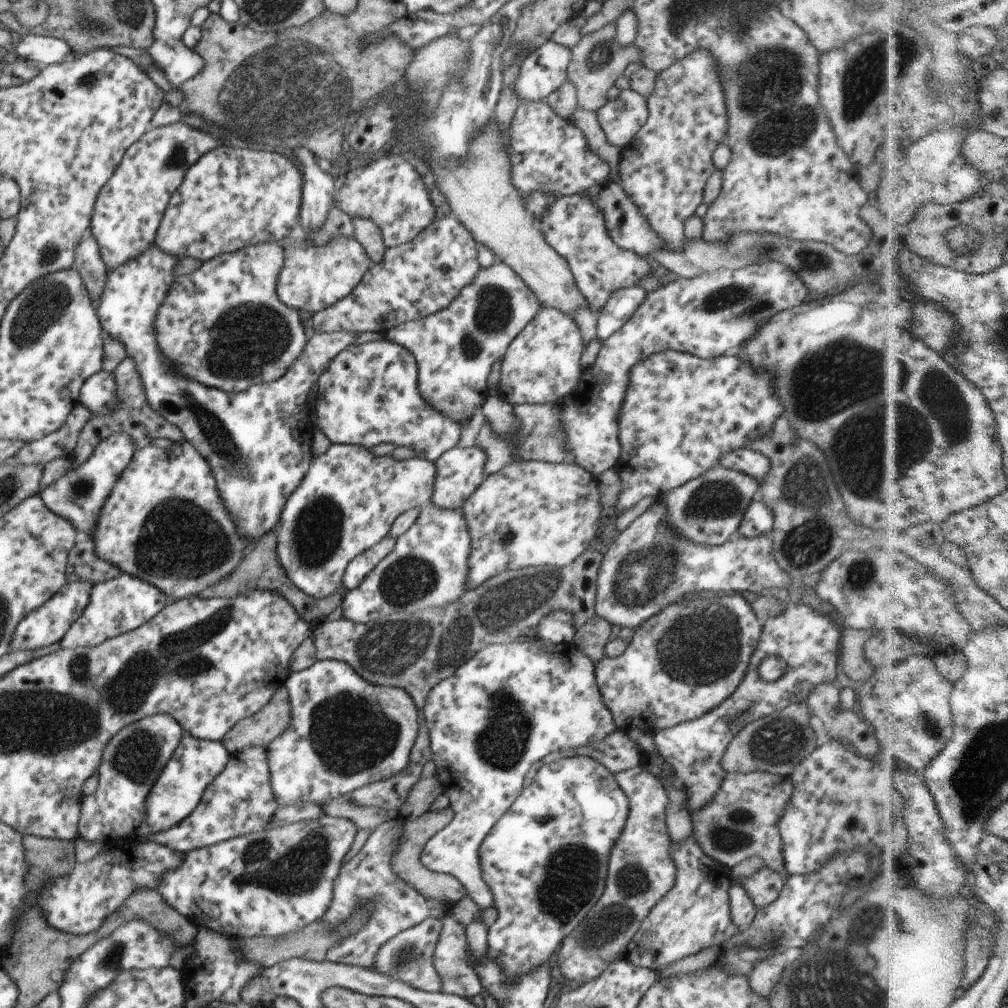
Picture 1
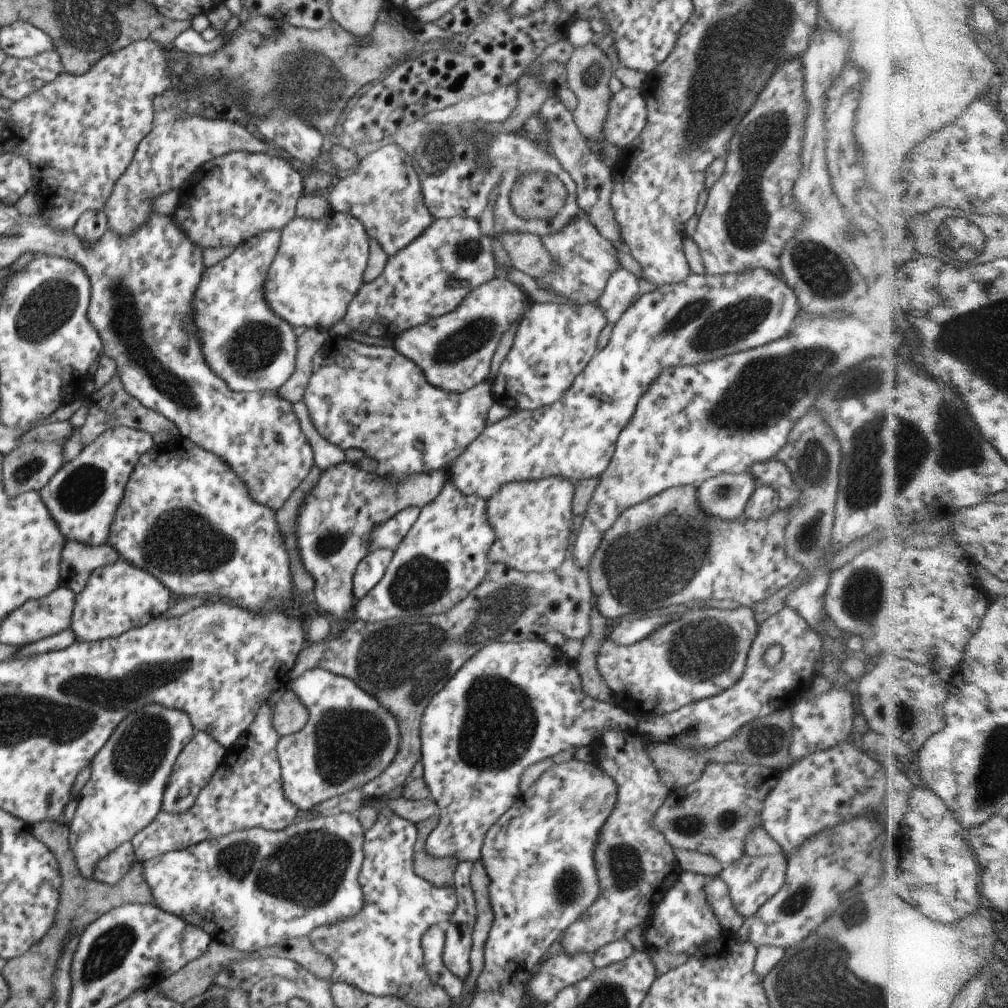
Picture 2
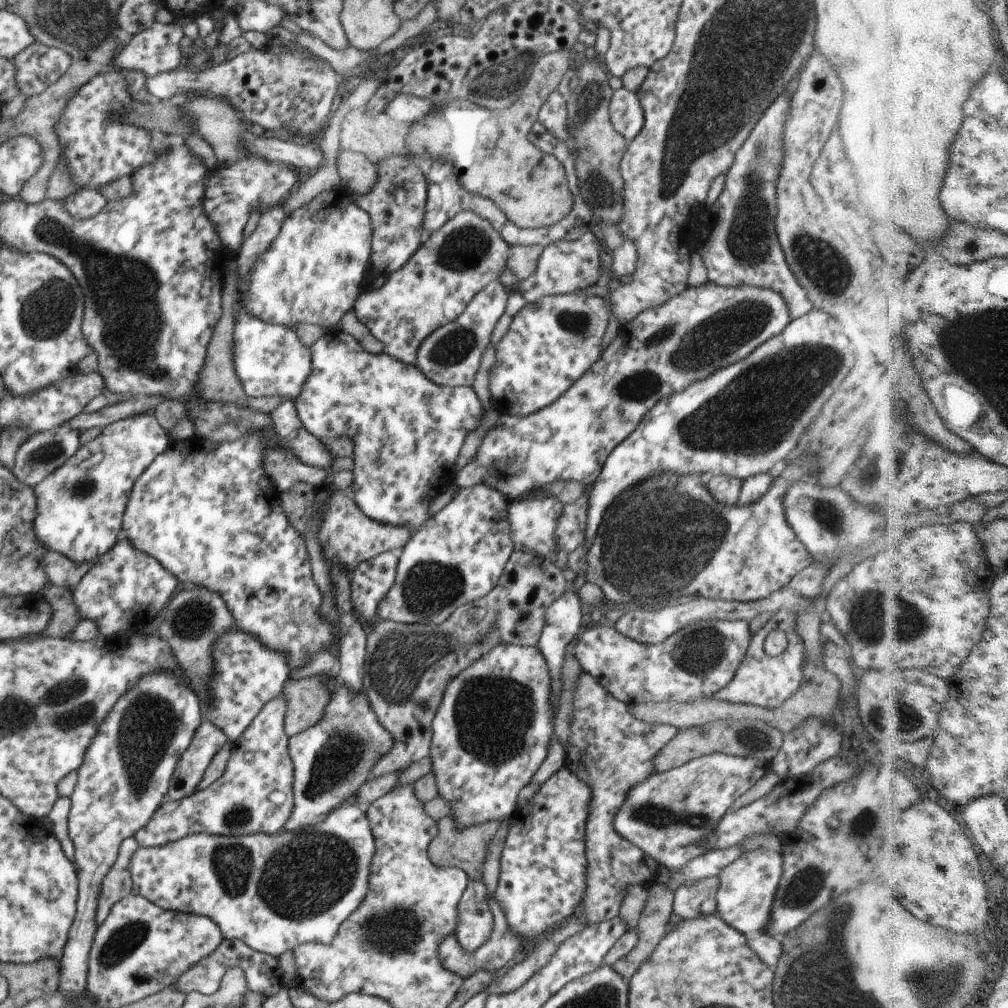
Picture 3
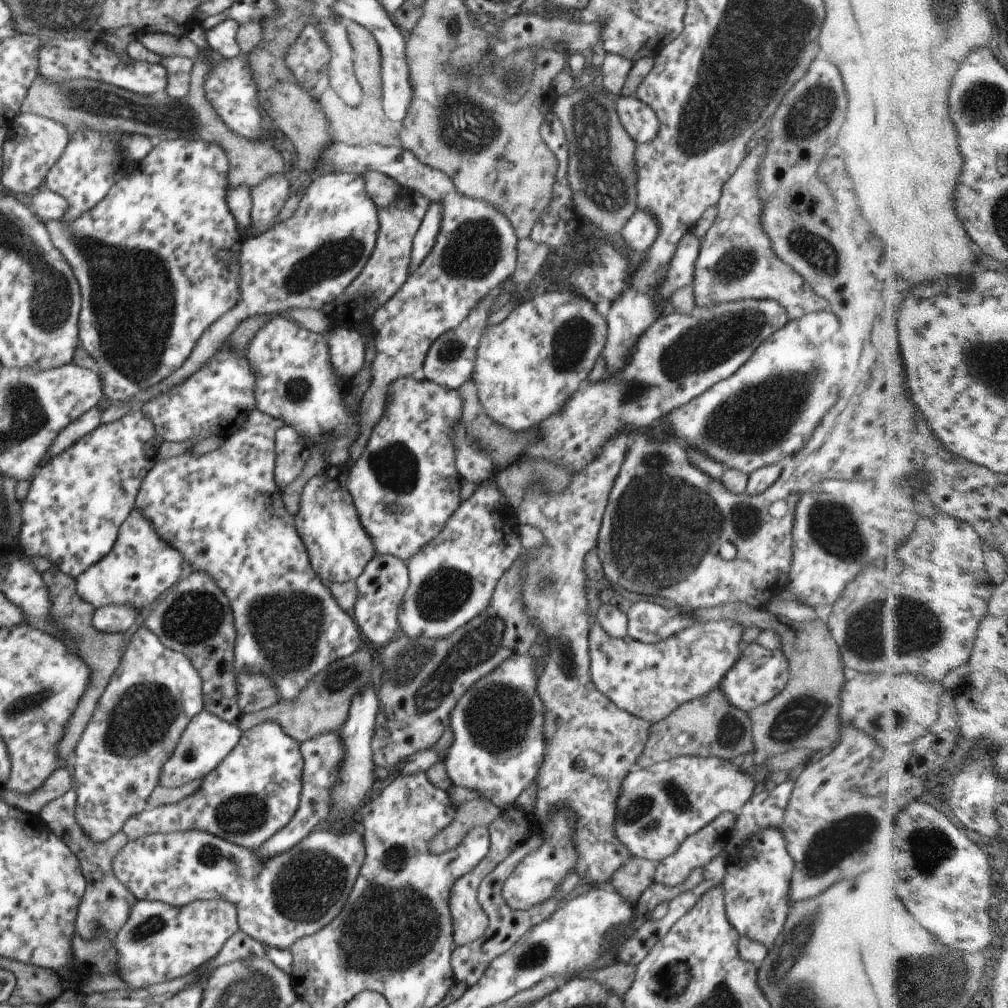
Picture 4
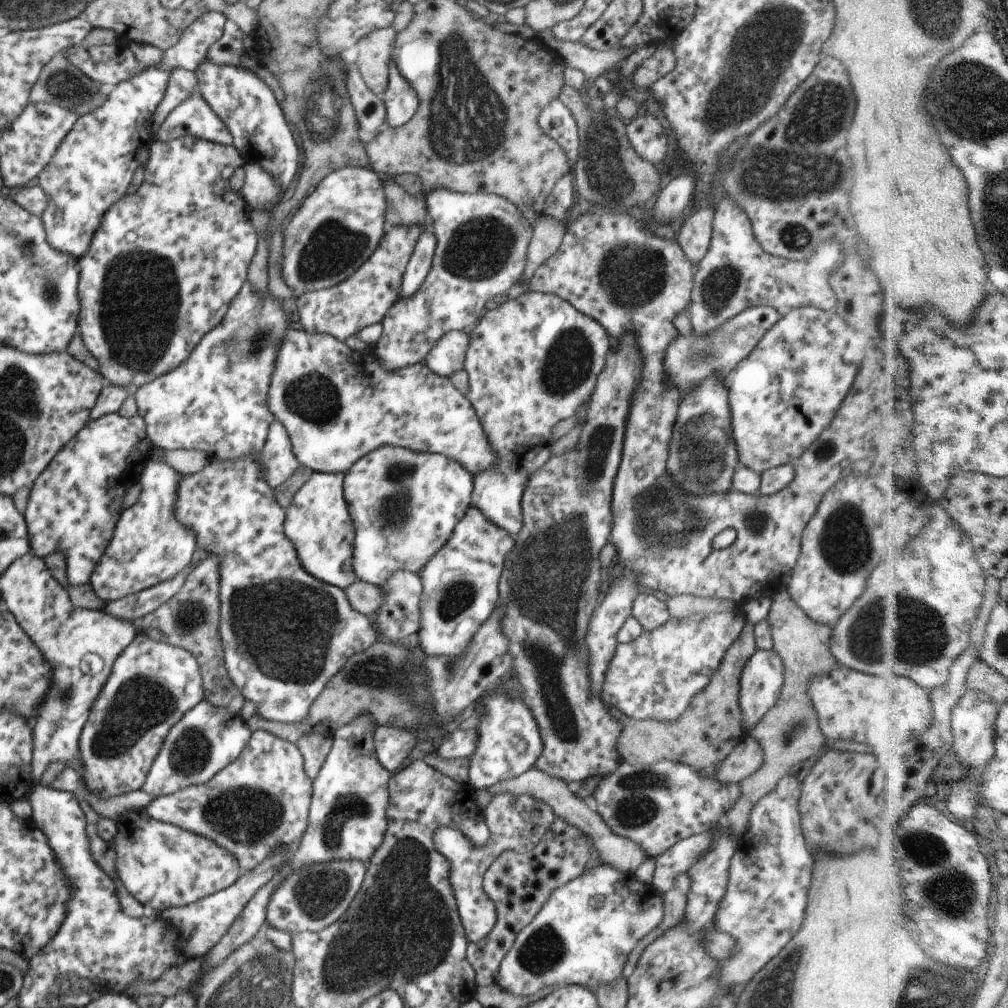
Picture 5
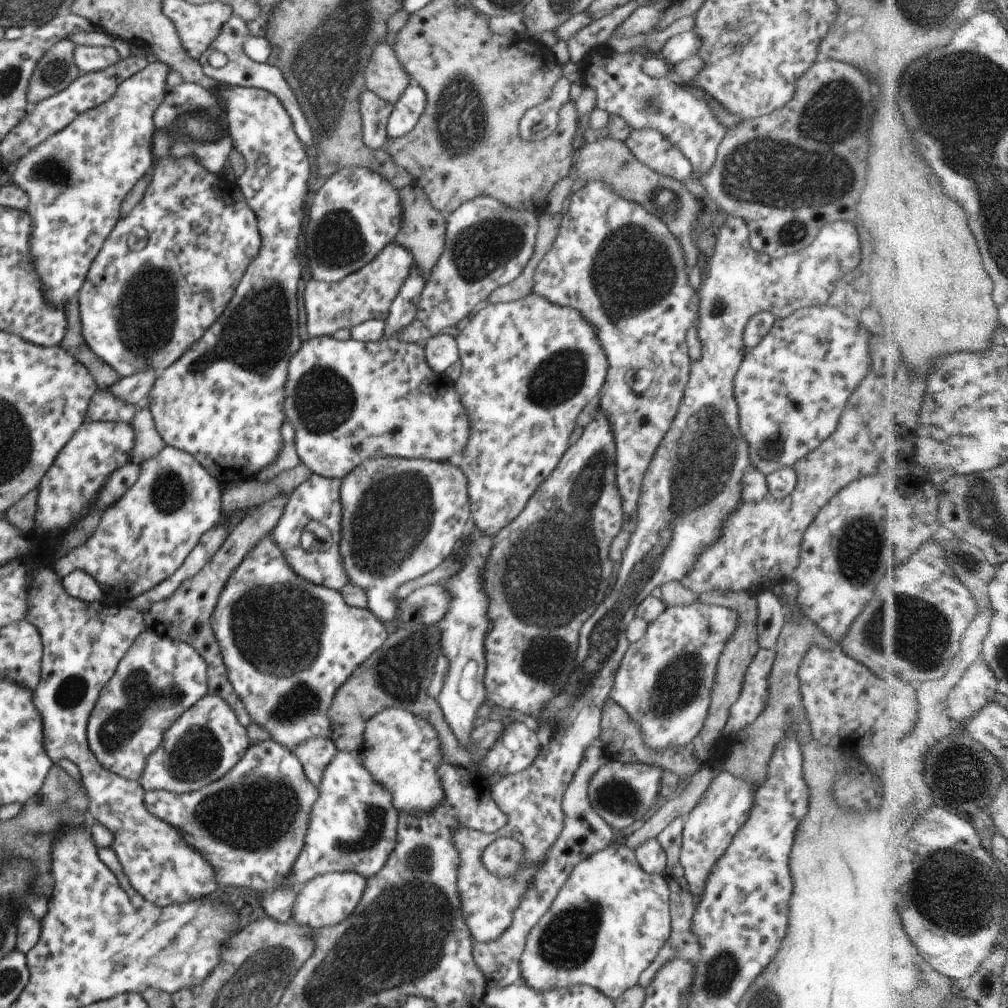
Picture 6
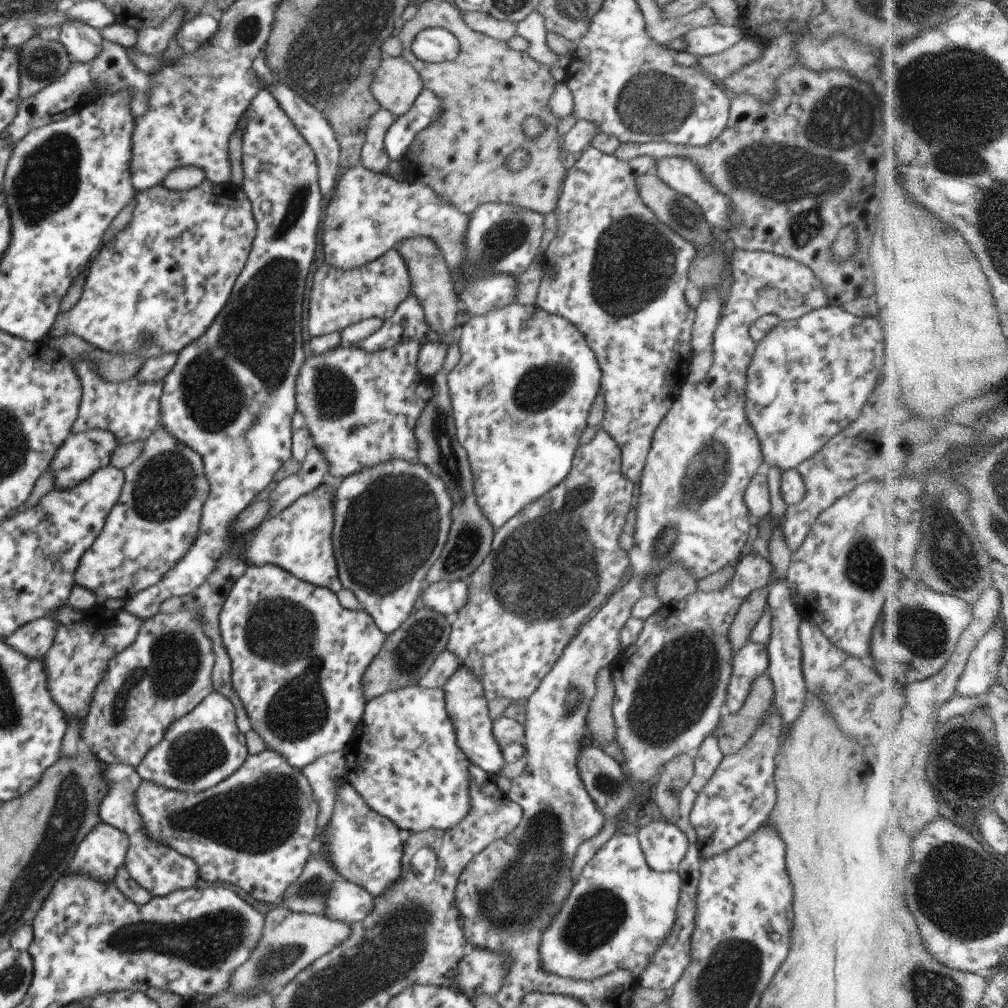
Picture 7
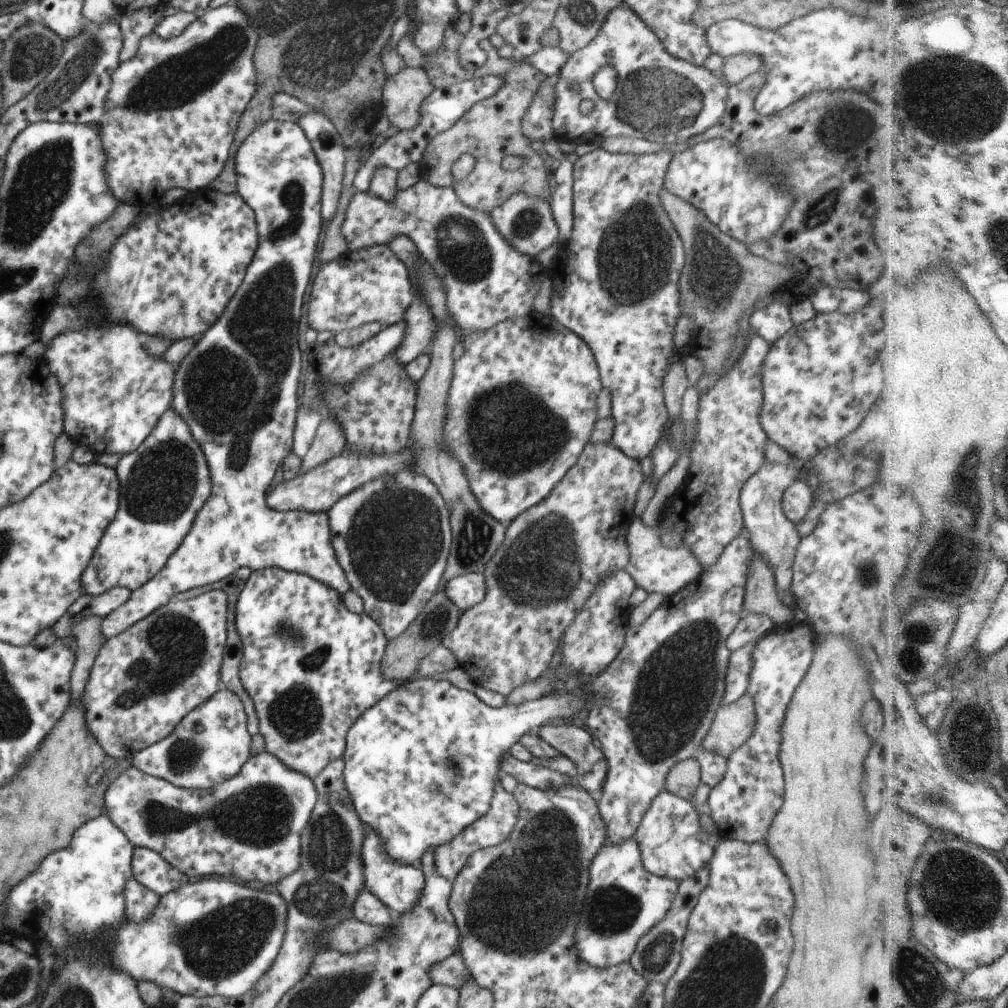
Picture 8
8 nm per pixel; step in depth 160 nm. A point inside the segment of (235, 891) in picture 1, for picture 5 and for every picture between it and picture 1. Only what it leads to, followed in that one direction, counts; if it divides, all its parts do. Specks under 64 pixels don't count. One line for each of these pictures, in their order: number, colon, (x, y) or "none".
2: (251, 889)
3: (272, 892)
4: (297, 892)
5: (163, 866)

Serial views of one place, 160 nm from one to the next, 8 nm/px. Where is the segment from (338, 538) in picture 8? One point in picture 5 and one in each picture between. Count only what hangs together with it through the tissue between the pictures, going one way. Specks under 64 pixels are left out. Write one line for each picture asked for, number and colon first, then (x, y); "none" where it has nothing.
5: (403, 504)
6: (400, 517)
7: (391, 520)

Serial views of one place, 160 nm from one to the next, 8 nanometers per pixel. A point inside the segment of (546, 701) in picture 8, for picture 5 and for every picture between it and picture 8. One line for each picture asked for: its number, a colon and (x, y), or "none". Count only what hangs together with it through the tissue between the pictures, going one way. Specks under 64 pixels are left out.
5: (391, 745)
6: (401, 751)
7: (402, 758)

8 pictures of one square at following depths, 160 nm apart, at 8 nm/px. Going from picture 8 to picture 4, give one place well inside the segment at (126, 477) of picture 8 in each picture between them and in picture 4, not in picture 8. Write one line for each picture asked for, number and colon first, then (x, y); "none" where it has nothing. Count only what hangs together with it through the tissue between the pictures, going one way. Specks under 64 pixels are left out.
4: (139, 567)
5: (148, 546)
6: (141, 539)
7: (156, 519)

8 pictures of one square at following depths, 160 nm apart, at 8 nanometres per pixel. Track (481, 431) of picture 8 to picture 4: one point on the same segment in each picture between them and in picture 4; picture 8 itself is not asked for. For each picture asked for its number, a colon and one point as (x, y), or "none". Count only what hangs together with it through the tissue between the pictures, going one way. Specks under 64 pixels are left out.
4: (525, 367)
5: (531, 361)
6: (528, 367)
7: (525, 380)

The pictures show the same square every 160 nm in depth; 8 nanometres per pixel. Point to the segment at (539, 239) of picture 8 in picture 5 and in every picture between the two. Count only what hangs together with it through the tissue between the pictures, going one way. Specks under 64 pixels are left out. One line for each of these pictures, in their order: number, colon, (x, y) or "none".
5: (481, 239)
6: (486, 244)
7: (499, 239)

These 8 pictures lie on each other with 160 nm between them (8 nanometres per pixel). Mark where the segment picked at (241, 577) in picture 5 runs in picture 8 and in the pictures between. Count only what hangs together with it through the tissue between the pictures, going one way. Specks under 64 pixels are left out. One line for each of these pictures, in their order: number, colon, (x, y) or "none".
6: (287, 645)
7: (297, 656)
8: (311, 667)

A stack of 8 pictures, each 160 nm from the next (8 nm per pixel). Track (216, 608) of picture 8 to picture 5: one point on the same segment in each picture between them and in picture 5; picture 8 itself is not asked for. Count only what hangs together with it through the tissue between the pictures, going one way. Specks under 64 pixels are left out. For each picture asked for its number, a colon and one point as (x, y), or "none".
5: (150, 686)
6: (159, 678)
7: (164, 673)

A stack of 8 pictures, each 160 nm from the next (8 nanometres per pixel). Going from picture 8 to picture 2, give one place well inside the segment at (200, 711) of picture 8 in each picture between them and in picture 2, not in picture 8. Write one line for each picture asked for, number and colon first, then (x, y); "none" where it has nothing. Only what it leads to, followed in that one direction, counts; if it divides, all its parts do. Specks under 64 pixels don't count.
2: (196, 762)
3: (207, 738)
4: (207, 739)
5: (205, 739)
6: (205, 742)
7: (204, 746)

